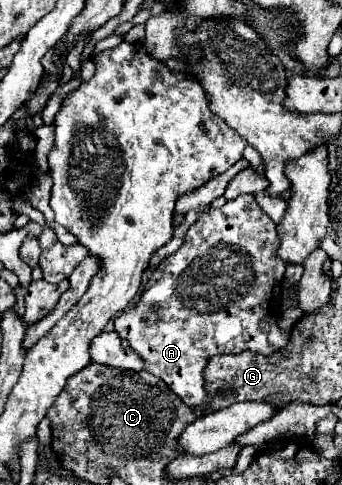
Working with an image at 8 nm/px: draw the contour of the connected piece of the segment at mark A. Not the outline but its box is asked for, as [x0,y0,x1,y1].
[114,194,288,408]

